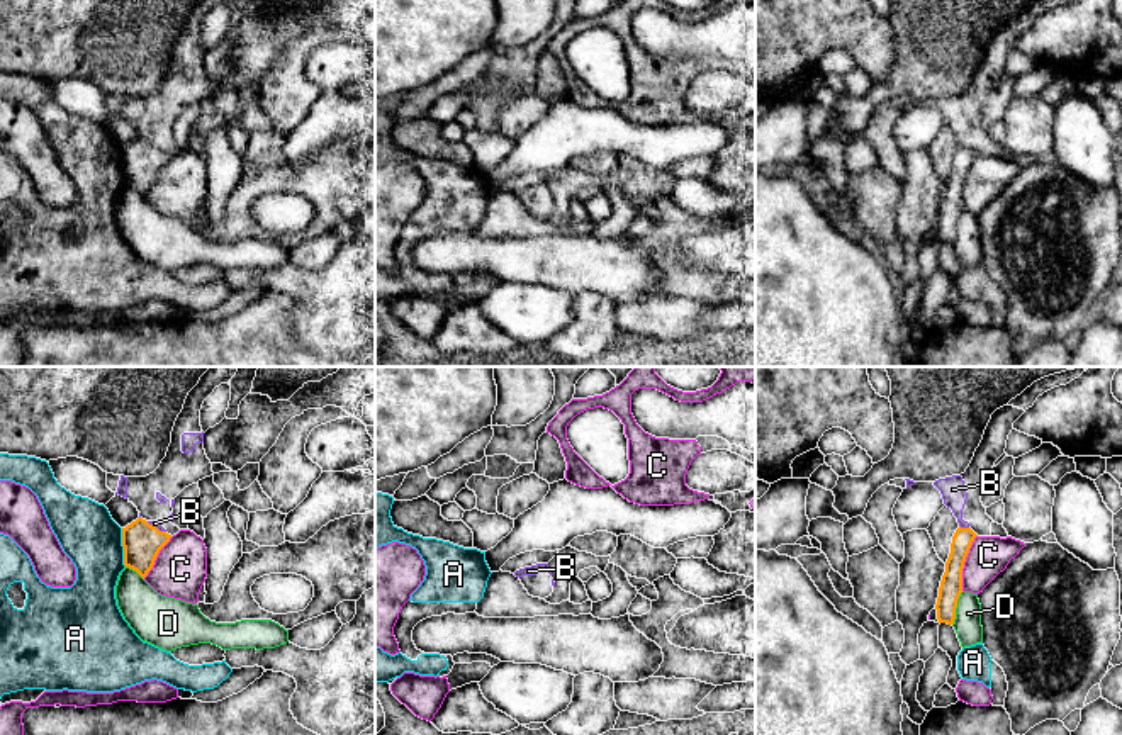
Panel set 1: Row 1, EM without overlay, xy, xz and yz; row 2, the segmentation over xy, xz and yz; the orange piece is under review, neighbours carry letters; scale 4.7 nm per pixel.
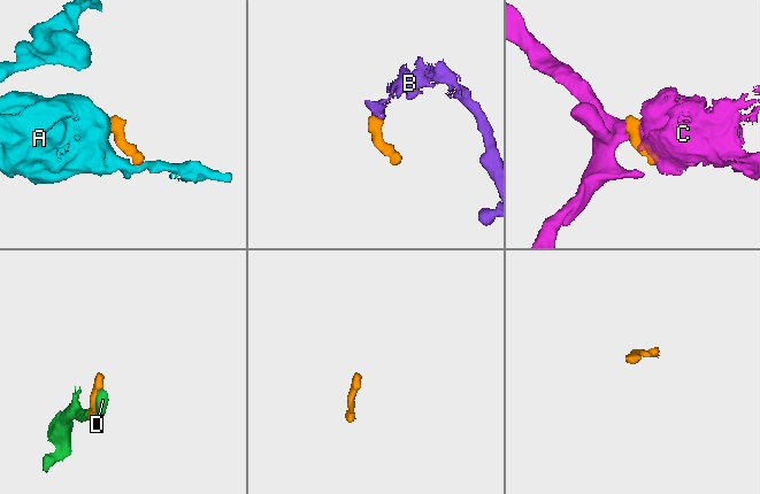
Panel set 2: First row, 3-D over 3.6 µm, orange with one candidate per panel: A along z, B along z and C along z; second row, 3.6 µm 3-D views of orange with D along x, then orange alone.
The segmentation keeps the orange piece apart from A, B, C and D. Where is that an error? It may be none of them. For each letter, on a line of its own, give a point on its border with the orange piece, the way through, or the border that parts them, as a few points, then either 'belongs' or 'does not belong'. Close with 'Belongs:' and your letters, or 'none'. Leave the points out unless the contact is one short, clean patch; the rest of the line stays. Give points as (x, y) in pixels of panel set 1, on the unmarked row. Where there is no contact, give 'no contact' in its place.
A: meets orange in xy at (123, 165); does not belong
B: meets orange in yz at (964, 148); border along yz (959, 145), (968, 148); does not belong
C: meets orange in yz at (964, 180); does not belong
D: meets orange in yz at (956, 226); does not belong
Belongs: none

